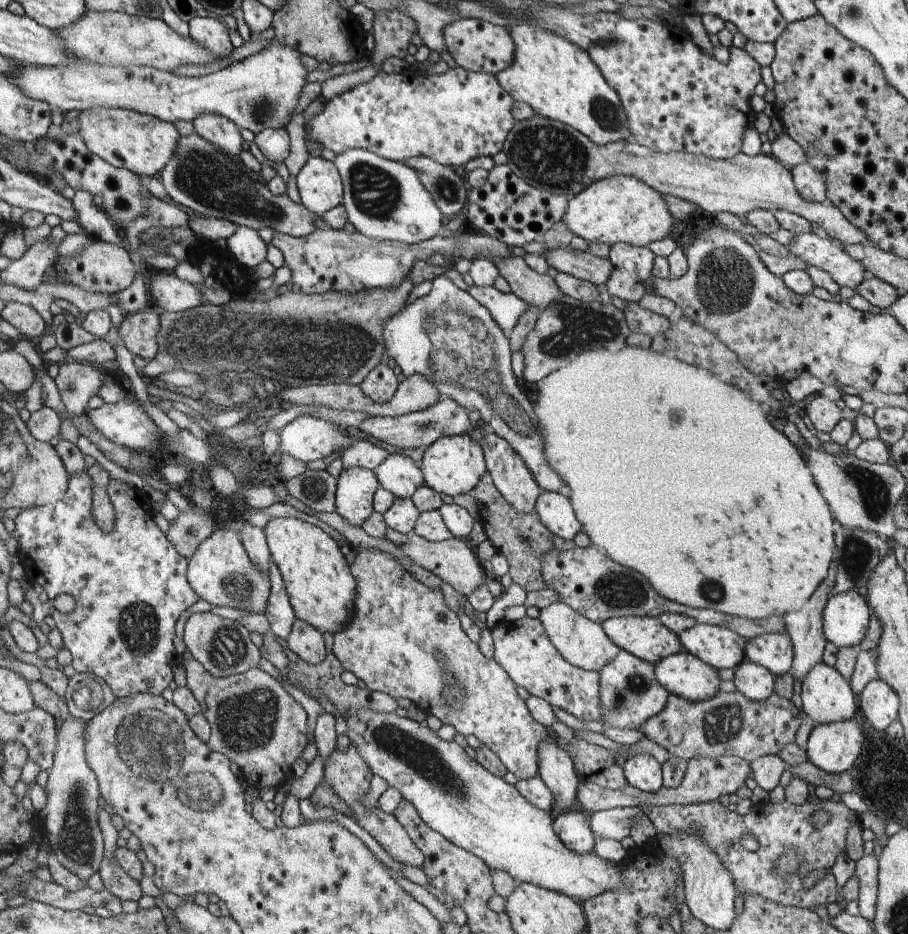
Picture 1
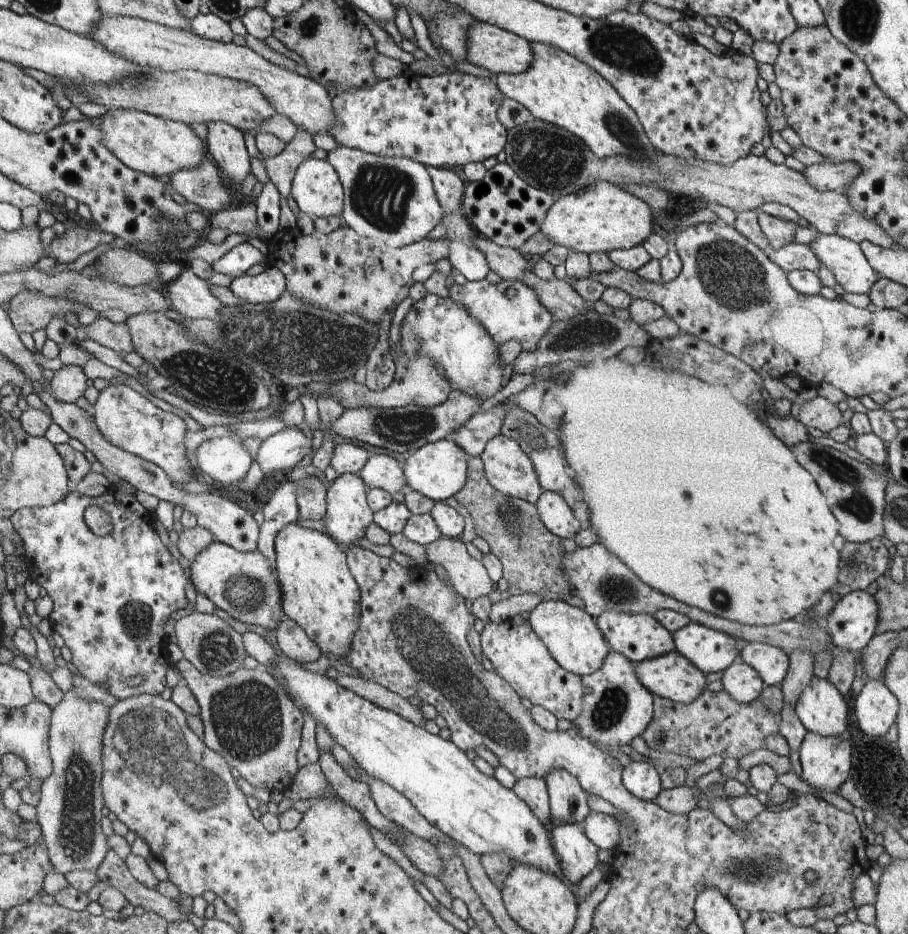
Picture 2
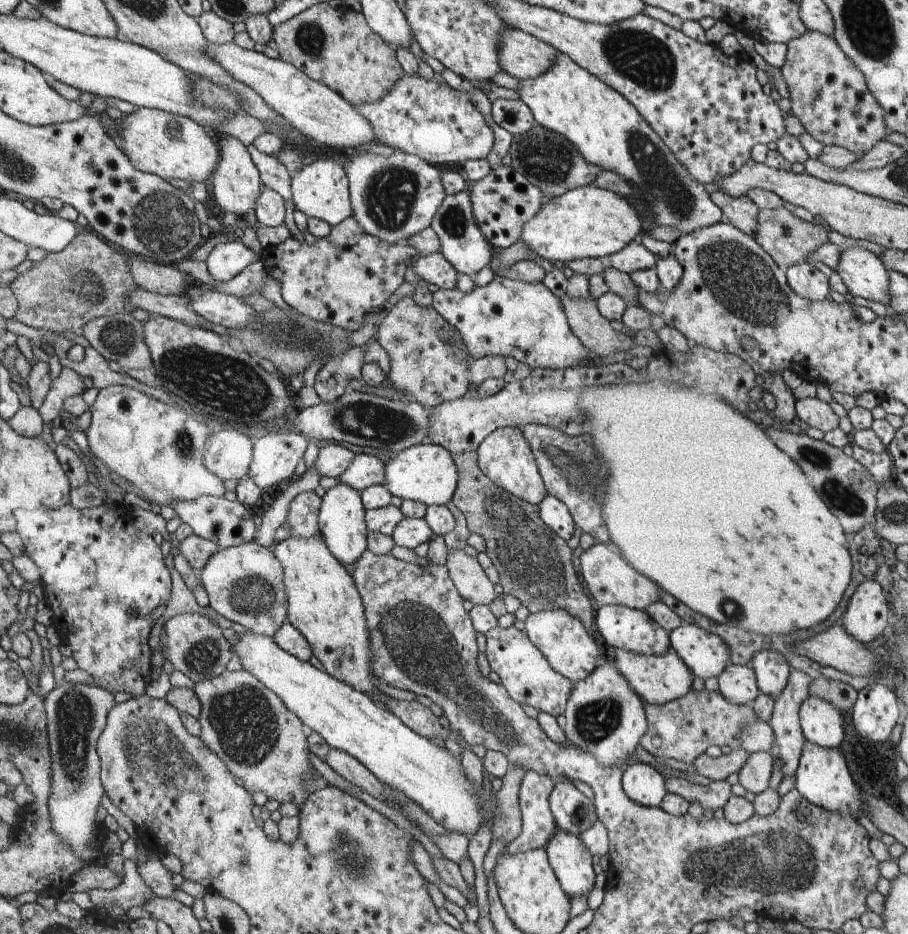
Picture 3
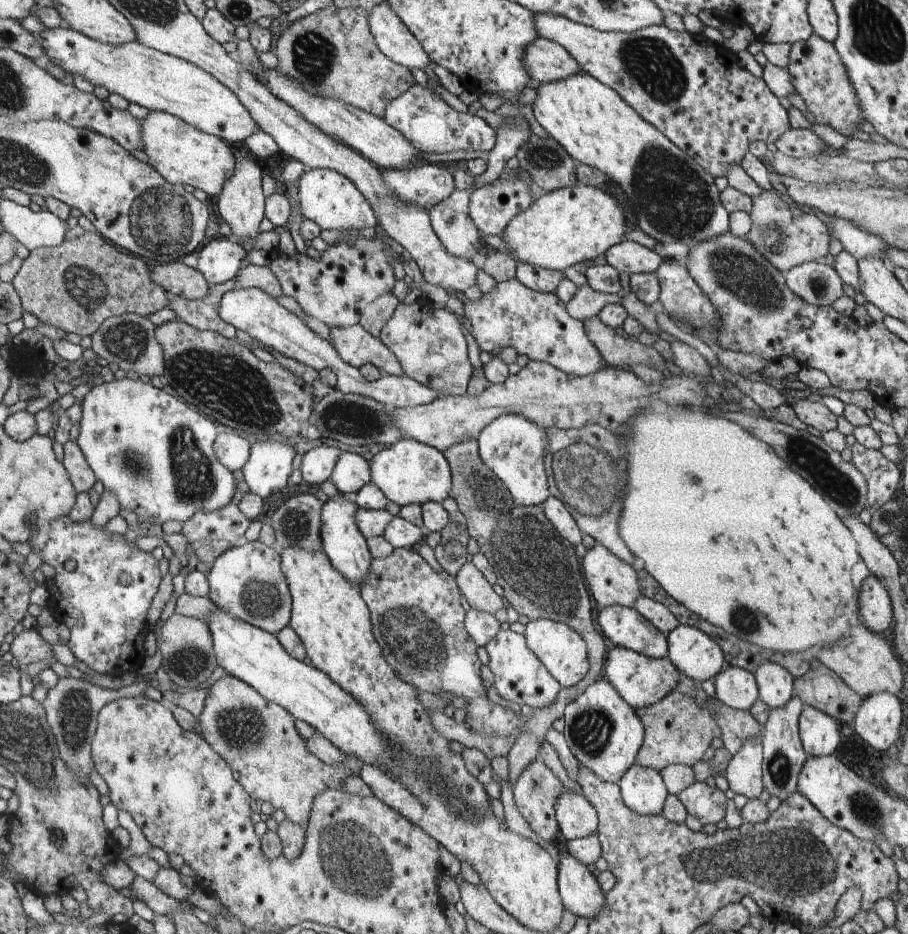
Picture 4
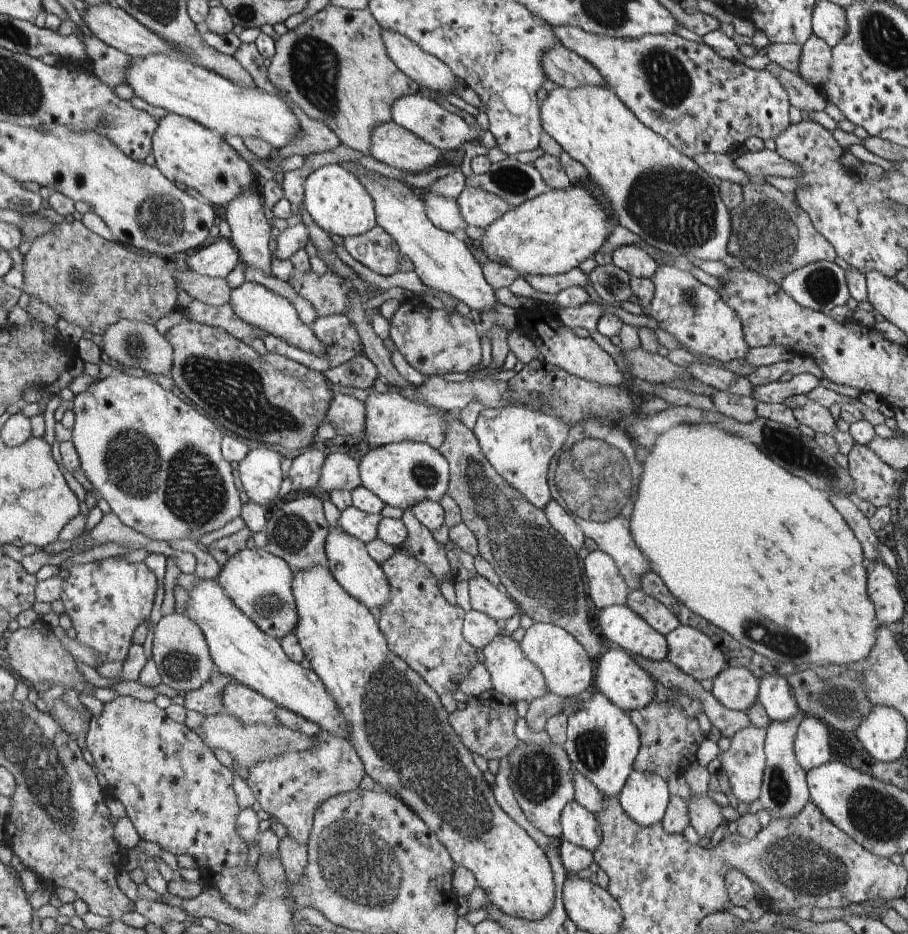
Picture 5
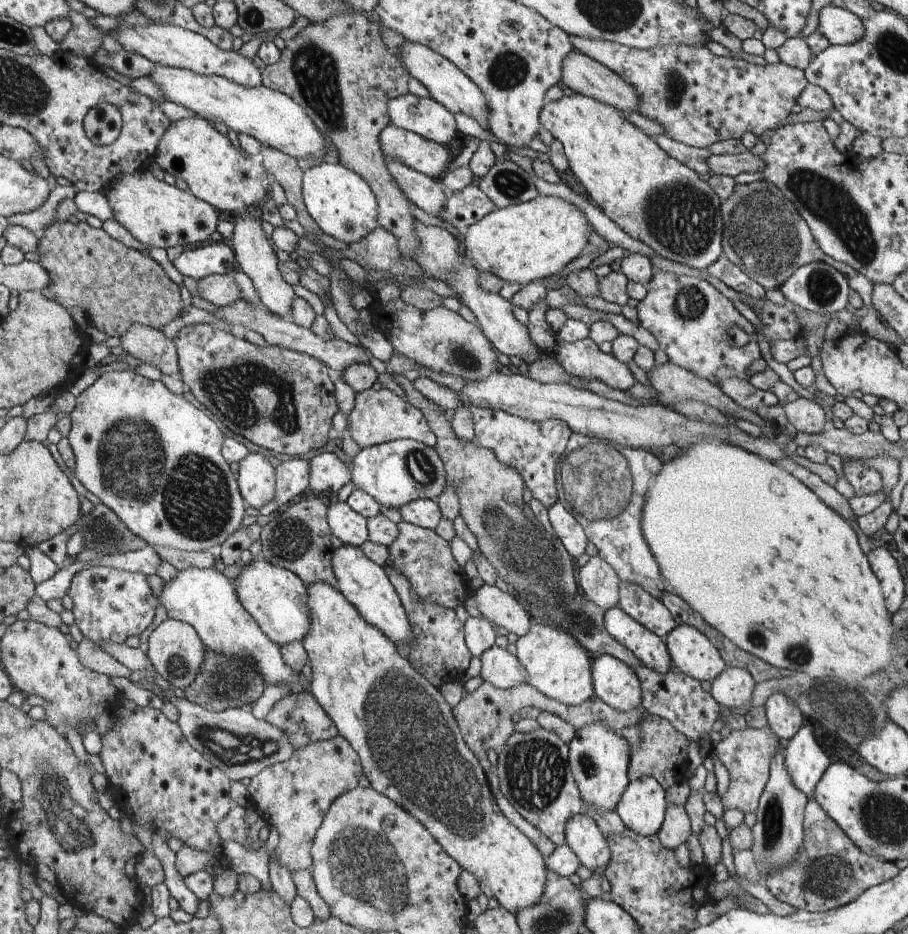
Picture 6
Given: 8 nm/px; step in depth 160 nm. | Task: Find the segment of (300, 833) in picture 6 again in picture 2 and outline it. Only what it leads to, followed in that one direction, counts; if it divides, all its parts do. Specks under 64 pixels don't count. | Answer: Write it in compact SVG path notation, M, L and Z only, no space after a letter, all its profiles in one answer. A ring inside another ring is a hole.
M181 659L177 664L188 688L195 693L199 701L201 719L204 725L204 740L214 752L223 756L232 768L240 772L240 776L256 788L264 788L268 792L286 792L300 772L298 749L302 742L302 712L296 704L286 696L282 686L268 673L266 668L248 669L240 667L230 675L212 676L200 672L188 659Z

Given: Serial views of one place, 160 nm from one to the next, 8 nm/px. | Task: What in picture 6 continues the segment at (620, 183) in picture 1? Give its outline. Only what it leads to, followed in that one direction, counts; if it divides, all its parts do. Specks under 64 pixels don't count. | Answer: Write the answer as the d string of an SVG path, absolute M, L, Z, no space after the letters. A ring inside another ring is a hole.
M538 195L536 198L533 198L531 201L526 201L517 205L510 205L501 209L494 209L491 213L488 213L482 220L475 222L473 225L470 225L465 229L465 240L464 246L466 249L462 251L462 256L464 258L463 262L466 264L474 265L480 272L488 271L502 277L505 282L518 282L518 284L531 283L532 281L541 281L546 280L548 277L552 277L558 274L560 271L564 270L574 258L580 257L585 251L587 251L587 245L589 244L589 236L593 233L593 227L590 225L588 218L582 213L582 210L578 209L574 204L567 202L566 200L560 197L554 196L541 196Z

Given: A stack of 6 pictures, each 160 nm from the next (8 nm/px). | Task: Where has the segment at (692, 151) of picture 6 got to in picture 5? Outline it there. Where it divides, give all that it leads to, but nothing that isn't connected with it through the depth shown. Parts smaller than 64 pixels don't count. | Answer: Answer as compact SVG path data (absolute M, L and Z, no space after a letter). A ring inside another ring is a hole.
M700 153L692 157L696 164L712 176L721 178L722 181L730 181L740 186L750 183L750 176L744 172L738 165L735 165L735 160L728 154L718 153Z

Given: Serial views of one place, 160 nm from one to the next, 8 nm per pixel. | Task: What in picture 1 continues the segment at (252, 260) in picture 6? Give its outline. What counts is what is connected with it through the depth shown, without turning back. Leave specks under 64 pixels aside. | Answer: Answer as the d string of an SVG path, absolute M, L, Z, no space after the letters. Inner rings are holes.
M202 114L193 121L195 133L210 144L220 148L226 156L236 156L242 151L242 136L239 128L228 118L216 114Z

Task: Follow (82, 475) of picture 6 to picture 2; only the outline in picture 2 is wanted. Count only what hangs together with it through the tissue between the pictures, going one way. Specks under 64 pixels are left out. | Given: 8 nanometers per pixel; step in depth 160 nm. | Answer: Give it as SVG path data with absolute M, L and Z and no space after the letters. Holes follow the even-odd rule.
M118 384L100 392L93 417L100 434L110 444L157 464L170 477L172 484L181 488L183 484L194 480L195 473L184 446L187 422L174 413L156 407L142 394Z

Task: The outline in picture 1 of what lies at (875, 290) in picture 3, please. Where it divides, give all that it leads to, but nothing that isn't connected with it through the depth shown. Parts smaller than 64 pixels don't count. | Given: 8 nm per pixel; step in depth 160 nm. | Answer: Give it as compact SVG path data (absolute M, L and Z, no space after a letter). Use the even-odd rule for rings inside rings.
M803 233L794 236L786 247L809 266L824 270L838 284L856 290L868 277L864 264L848 256L842 244L823 233Z

